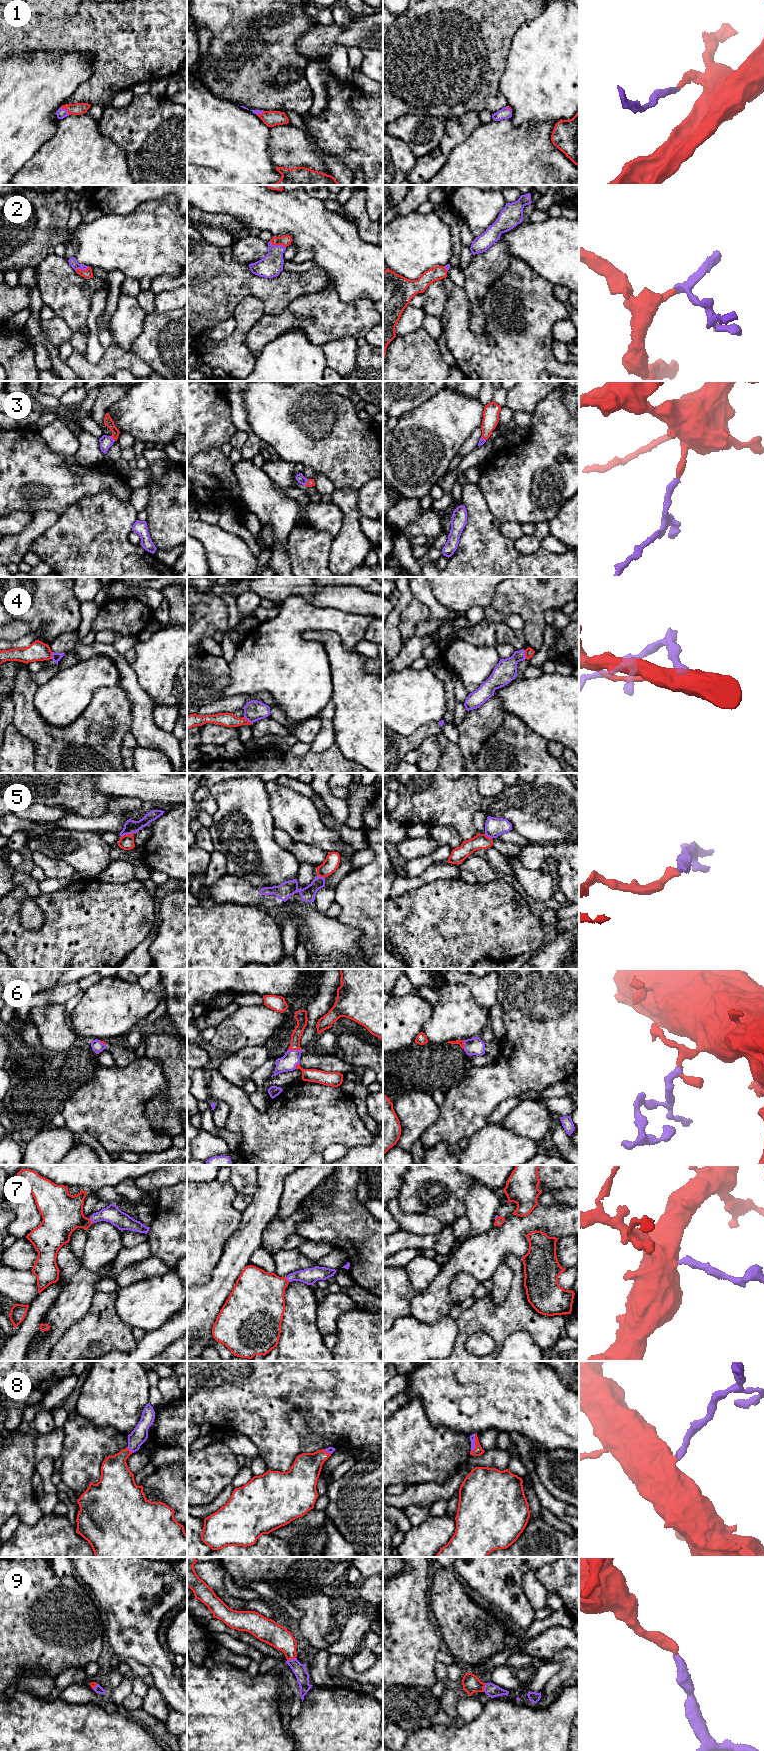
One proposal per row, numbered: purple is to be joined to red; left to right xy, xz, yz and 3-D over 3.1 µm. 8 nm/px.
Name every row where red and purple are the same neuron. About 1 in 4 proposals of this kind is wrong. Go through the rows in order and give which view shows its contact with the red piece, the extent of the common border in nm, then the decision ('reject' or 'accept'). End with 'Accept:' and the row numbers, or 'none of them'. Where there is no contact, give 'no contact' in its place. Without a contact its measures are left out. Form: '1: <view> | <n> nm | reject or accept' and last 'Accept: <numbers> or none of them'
1: xy | 100 nm | accept
2: xz | 140 nm | accept
3: xy | 60 nm | accept
4: yz | 70 nm | reject
5: xy | 110 nm | reject
6: xz | 110 nm | accept
7: xy | 50 nm | accept
8: yz | 150 nm | accept
9: xz | 80 nm | accept
Accept: 1, 2, 3, 6, 7, 8, 9

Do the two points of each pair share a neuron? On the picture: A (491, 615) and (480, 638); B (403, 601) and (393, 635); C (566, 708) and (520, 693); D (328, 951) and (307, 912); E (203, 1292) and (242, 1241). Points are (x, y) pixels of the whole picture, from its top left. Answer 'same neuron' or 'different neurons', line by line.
A: different neurons
B: same neuron
C: same neuron
D: same neuron
E: same neuron

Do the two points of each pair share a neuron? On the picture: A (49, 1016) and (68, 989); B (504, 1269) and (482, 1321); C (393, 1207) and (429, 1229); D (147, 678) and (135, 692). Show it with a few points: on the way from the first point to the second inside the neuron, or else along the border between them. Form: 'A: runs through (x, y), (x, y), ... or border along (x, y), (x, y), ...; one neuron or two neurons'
A: border along (63, 1003), (44, 1004), (34, 1007); two neurons
B: border along (511, 1286), (511, 1290), (504, 1300), (495, 1306); two neurons
C: runs through (402, 1216), (410, 1222), (420, 1224); one neuron
D: border along (130, 665), (139, 685), (154, 704); two neurons

